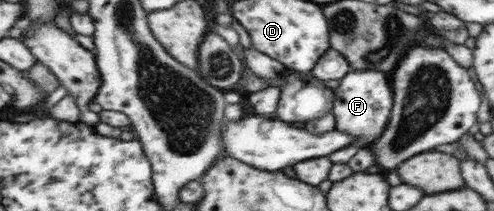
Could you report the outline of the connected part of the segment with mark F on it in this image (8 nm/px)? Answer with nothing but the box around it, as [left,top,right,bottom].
[331,70,392,140]

